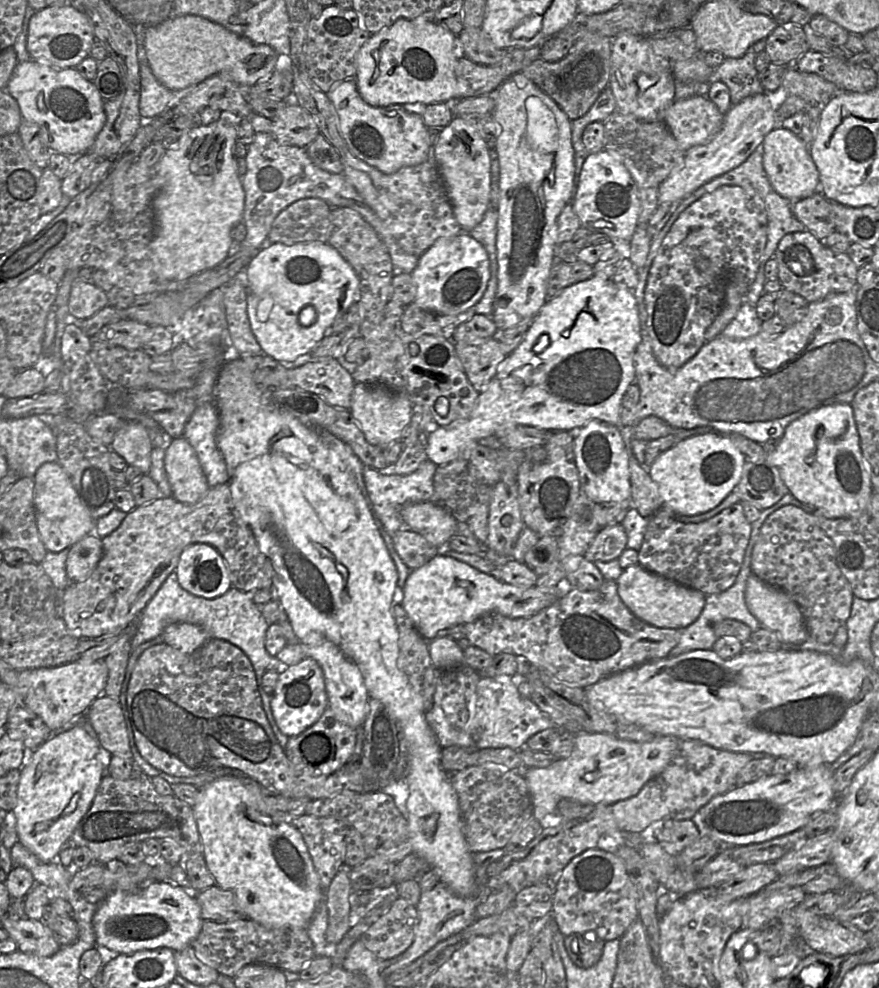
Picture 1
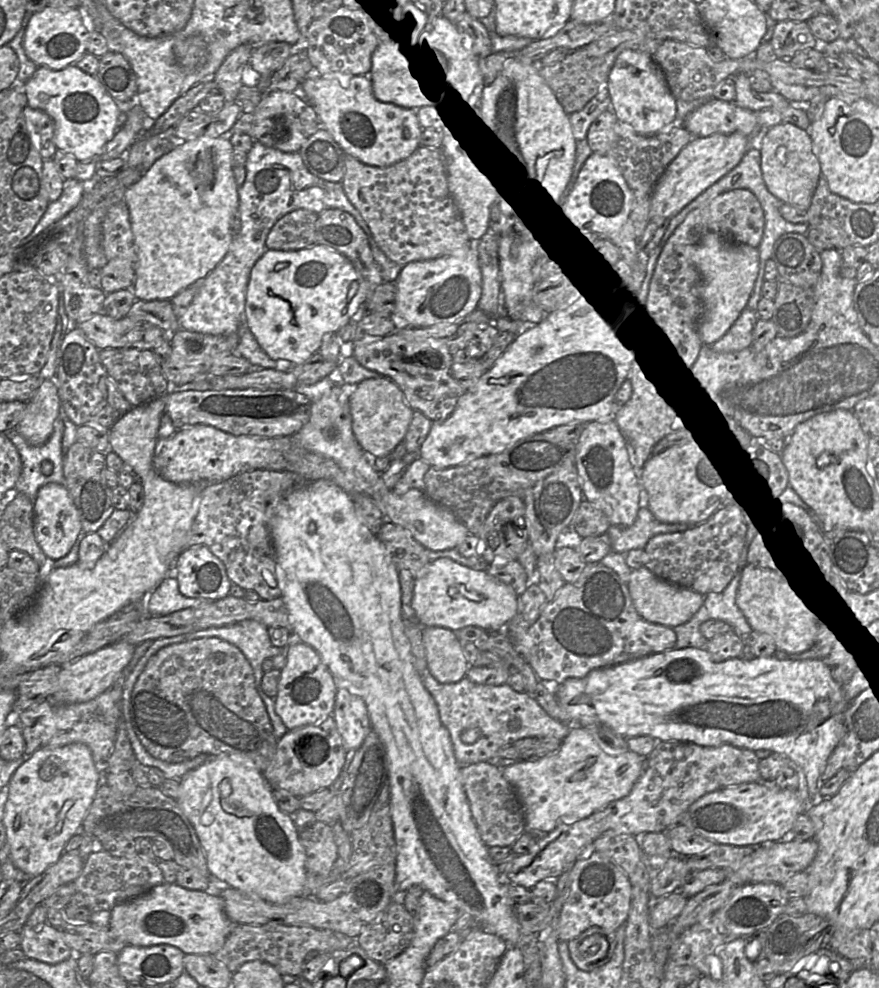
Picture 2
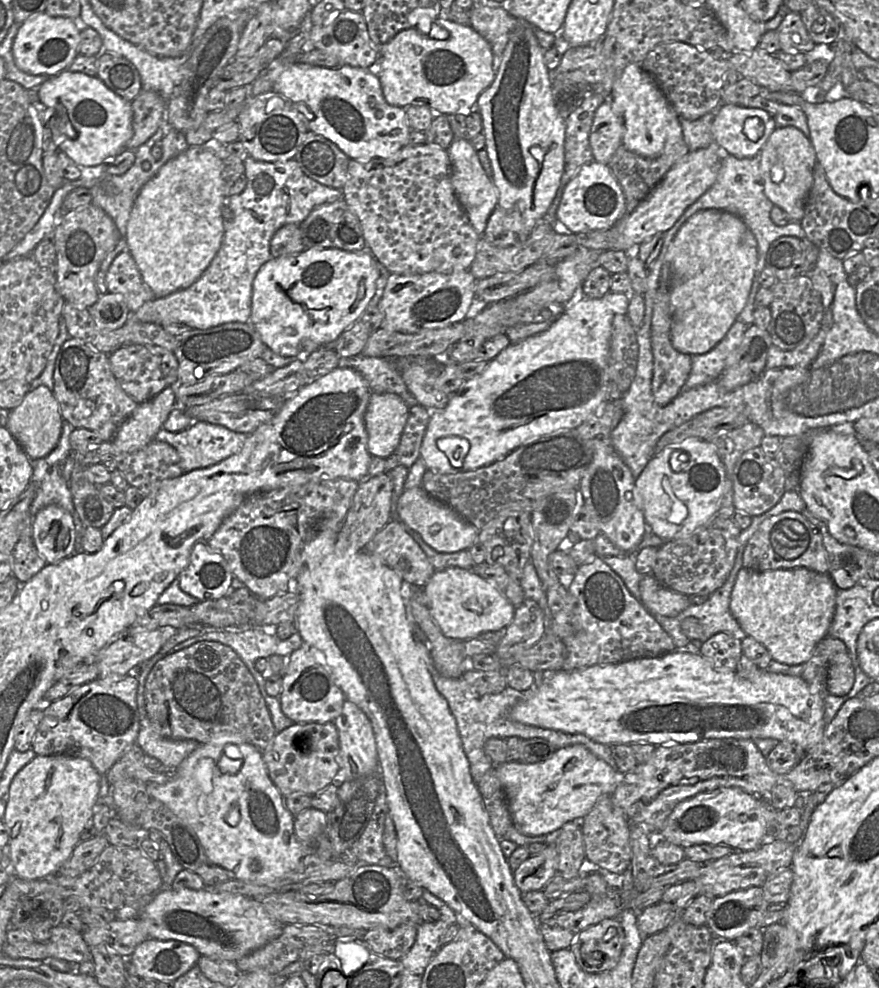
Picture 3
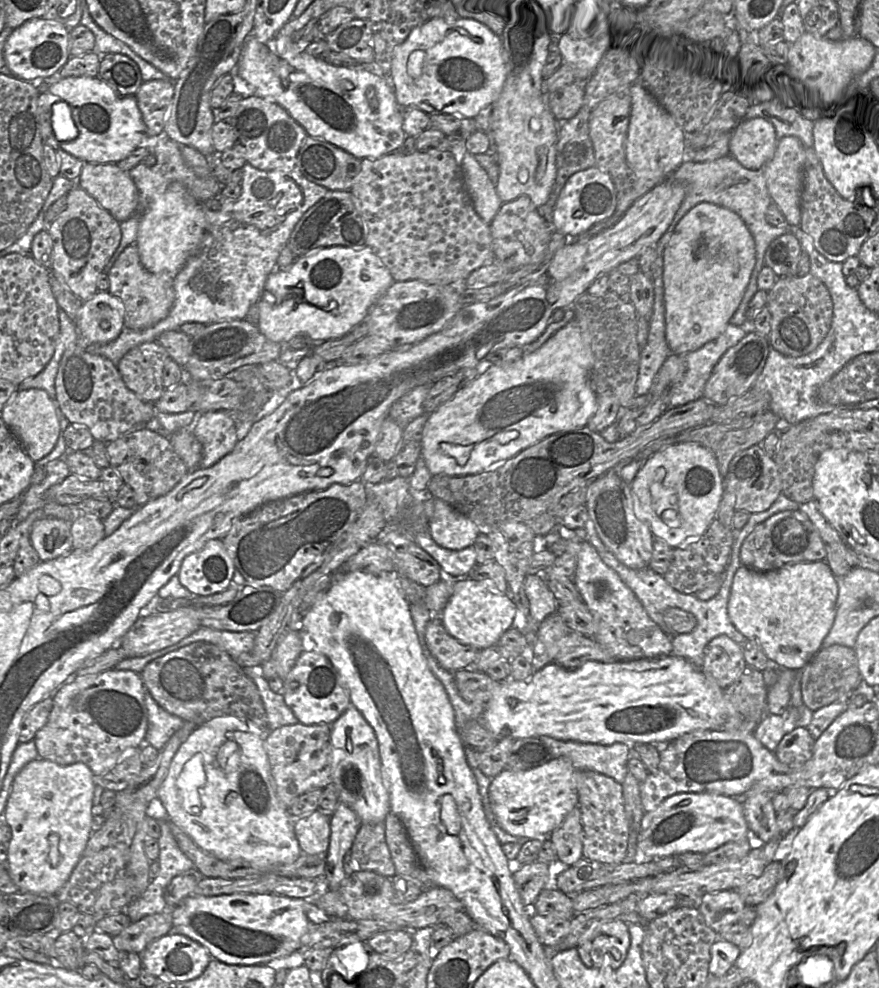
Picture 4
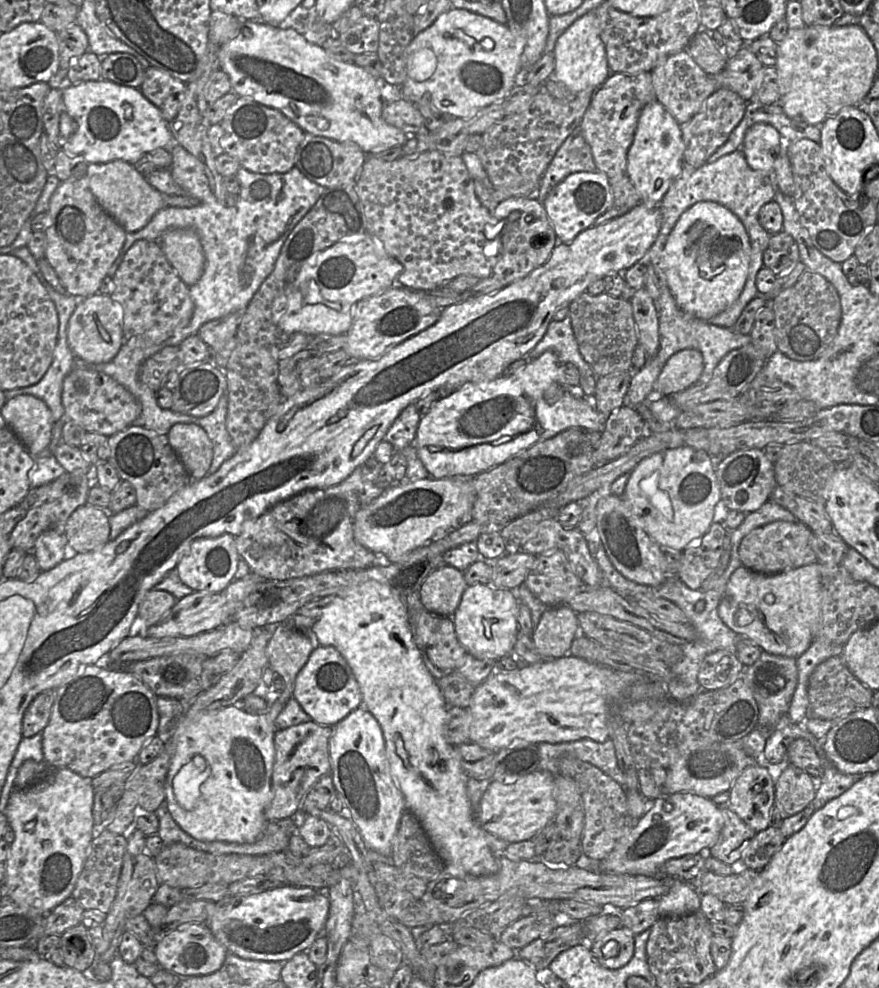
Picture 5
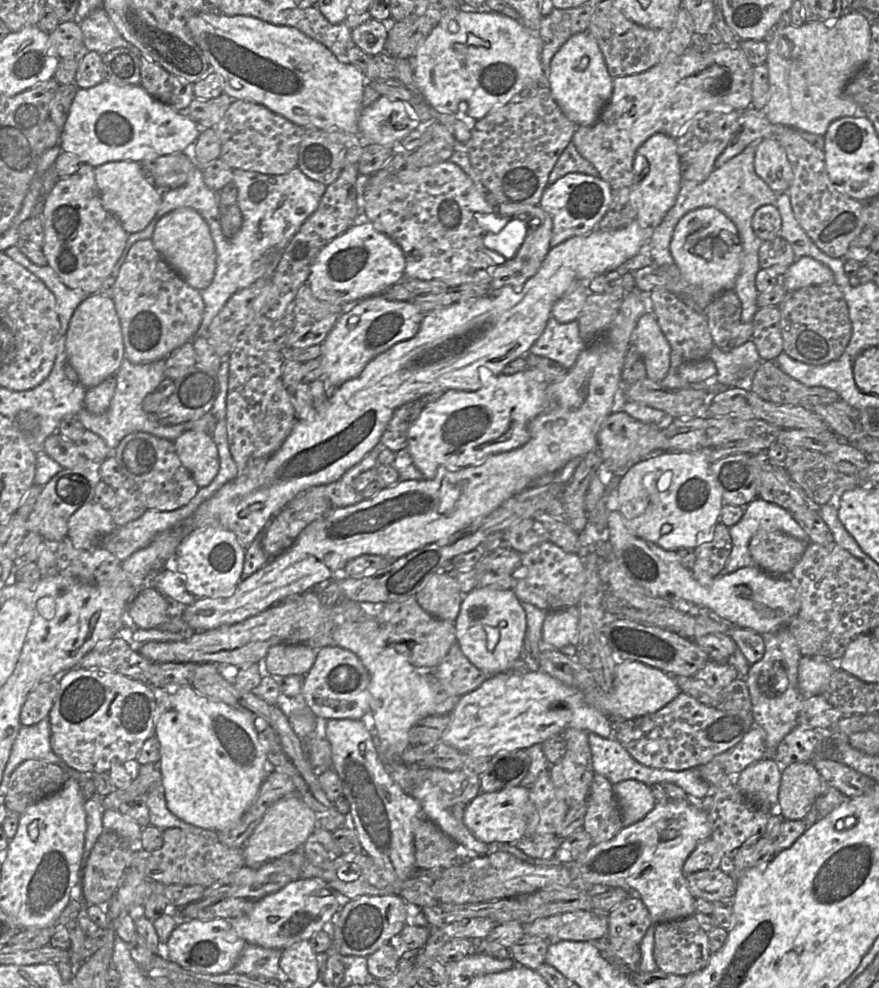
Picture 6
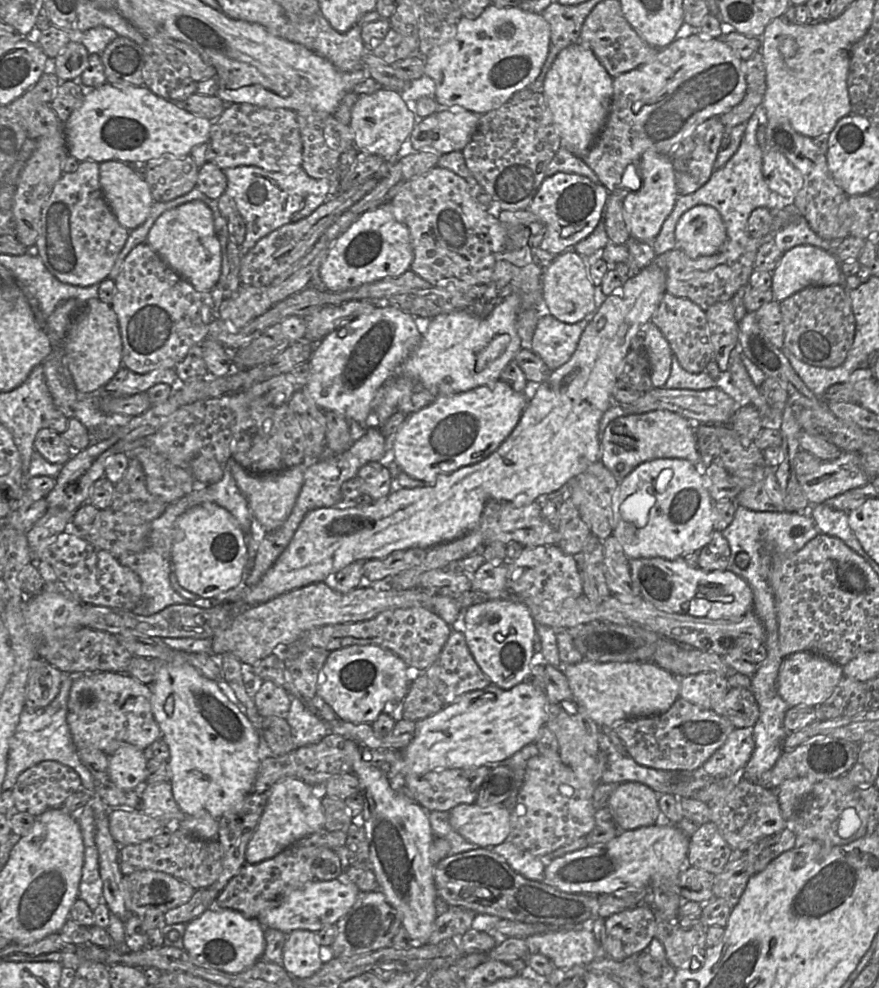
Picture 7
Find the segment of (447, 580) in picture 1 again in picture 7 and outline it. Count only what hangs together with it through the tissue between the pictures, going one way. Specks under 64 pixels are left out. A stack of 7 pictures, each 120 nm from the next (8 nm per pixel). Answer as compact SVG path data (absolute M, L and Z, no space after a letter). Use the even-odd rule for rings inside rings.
M504 597L476 603L458 617L468 649L491 683L508 690L525 681L531 666L542 663L534 650L536 623L528 606L514 598Z

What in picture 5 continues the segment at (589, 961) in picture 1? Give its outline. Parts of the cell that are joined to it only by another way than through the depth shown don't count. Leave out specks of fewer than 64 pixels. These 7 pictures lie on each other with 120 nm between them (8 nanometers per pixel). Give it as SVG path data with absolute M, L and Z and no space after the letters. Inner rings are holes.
M618 927L598 935L591 943L590 951L607 969L619 969L629 963L634 954L635 935L625 927Z

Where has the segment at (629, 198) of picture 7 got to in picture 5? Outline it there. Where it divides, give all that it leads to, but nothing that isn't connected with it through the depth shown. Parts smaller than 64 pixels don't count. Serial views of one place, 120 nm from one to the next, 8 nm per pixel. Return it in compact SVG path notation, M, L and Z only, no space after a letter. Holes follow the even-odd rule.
M658 101L647 104L639 115L627 154L627 175L640 195L641 203L659 206L671 184L682 172L684 150L681 125Z

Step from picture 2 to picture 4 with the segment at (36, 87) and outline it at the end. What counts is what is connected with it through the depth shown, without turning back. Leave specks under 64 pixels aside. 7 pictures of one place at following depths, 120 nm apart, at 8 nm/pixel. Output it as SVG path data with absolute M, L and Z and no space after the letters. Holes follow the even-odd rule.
M98 76L61 78L48 88L48 92L69 105L78 129L75 139L59 142L59 146L63 151L83 162L117 164L149 137L136 97L121 95Z

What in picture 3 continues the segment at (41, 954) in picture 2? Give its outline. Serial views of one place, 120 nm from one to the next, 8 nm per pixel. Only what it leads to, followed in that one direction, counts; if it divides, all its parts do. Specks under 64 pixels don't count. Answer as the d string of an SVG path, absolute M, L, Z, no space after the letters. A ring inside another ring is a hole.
M63 925L52 928L47 943L51 957L78 964L93 961L89 946L83 940L81 933L71 928Z

